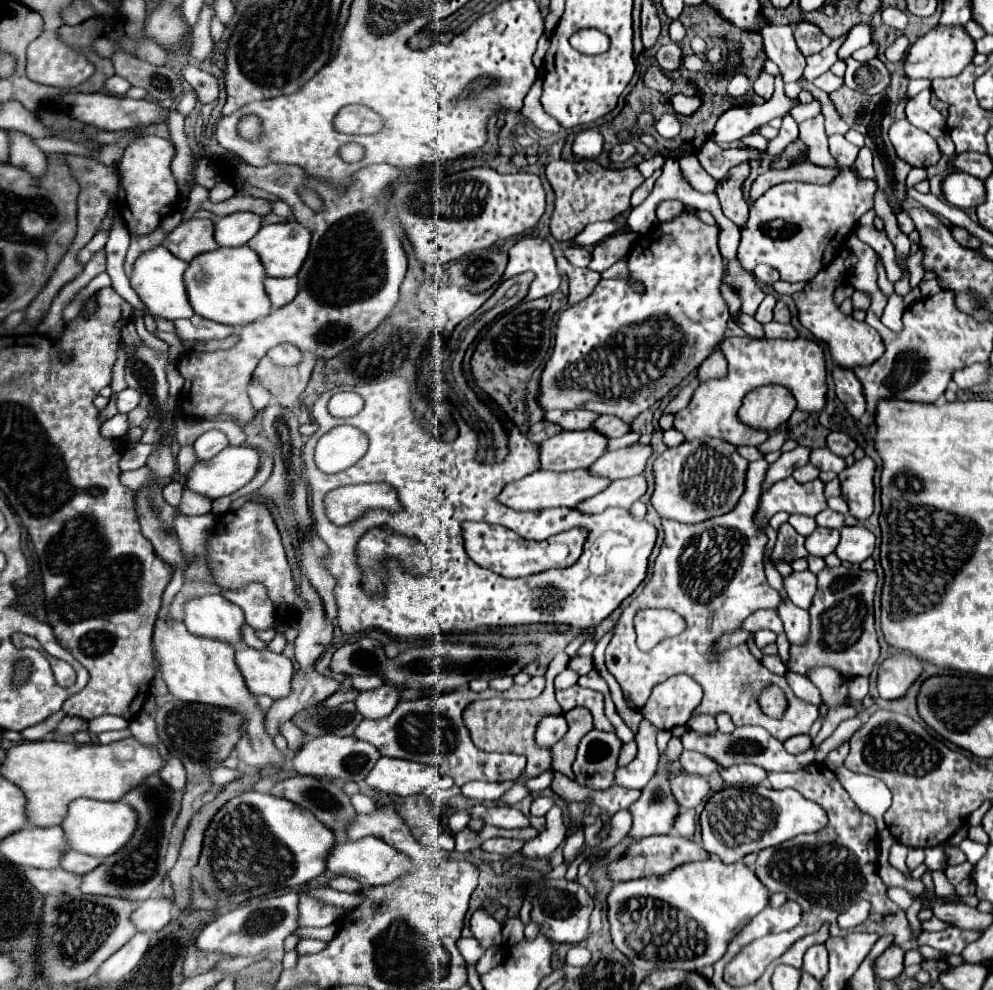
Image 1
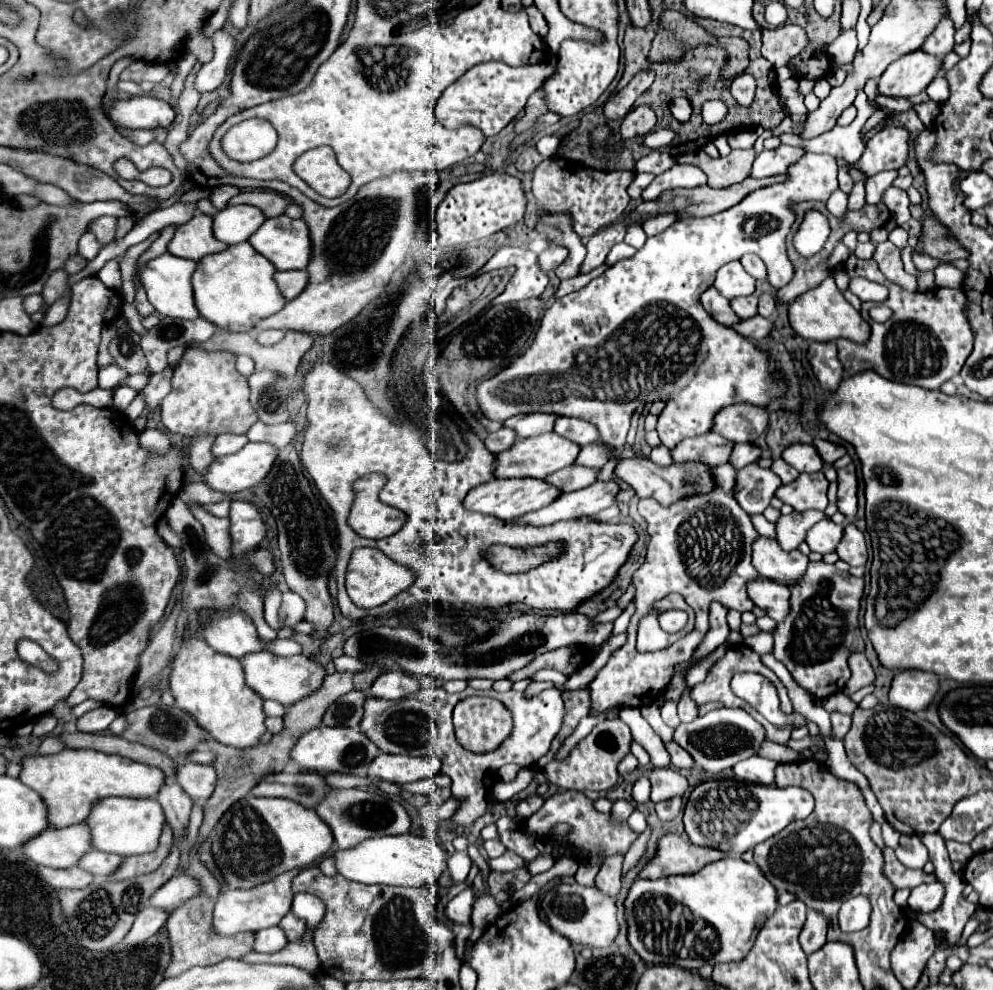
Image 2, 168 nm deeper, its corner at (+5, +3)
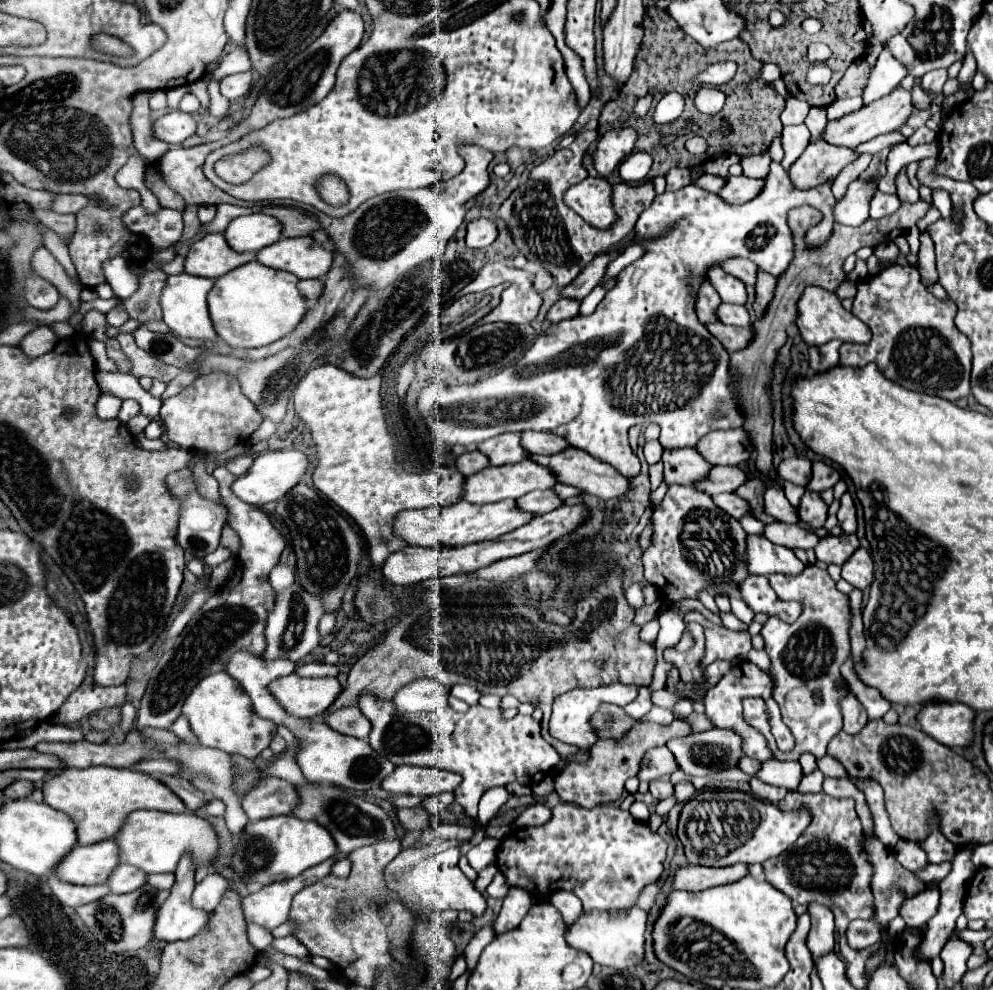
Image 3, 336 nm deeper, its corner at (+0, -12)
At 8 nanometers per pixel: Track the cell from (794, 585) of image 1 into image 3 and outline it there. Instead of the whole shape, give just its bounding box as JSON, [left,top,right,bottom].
[747,536,805,576]

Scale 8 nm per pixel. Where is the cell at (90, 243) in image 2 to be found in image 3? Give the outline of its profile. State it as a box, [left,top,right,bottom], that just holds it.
[103,258,139,300]

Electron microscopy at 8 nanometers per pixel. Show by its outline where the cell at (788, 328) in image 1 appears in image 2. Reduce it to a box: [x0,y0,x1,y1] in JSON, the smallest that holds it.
[732,315,774,341]

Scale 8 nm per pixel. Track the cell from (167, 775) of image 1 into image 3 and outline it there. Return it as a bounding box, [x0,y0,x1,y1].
[153,854,209,940]

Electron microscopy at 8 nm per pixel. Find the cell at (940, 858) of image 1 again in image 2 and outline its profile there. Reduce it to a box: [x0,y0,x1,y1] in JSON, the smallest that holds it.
[916,833,976,949]

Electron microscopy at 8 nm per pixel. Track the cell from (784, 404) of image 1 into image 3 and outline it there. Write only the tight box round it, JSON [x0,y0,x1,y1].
[697,428,751,464]

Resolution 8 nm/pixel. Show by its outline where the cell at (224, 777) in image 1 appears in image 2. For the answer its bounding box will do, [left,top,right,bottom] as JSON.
[178,763,216,799]

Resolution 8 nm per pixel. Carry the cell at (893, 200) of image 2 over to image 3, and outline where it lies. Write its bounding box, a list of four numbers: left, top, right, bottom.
[871,192,901,218]

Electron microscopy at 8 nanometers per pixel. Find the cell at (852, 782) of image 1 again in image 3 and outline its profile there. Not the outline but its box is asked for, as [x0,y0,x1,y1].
[845,668,891,718]

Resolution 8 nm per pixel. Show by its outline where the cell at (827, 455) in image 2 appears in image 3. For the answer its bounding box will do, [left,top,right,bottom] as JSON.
[807,460,841,492]

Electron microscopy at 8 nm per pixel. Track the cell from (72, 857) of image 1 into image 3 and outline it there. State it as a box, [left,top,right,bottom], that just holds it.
[105,864,145,894]

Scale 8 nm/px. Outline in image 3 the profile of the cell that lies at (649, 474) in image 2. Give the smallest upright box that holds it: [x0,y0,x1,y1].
[531,448,631,500]

